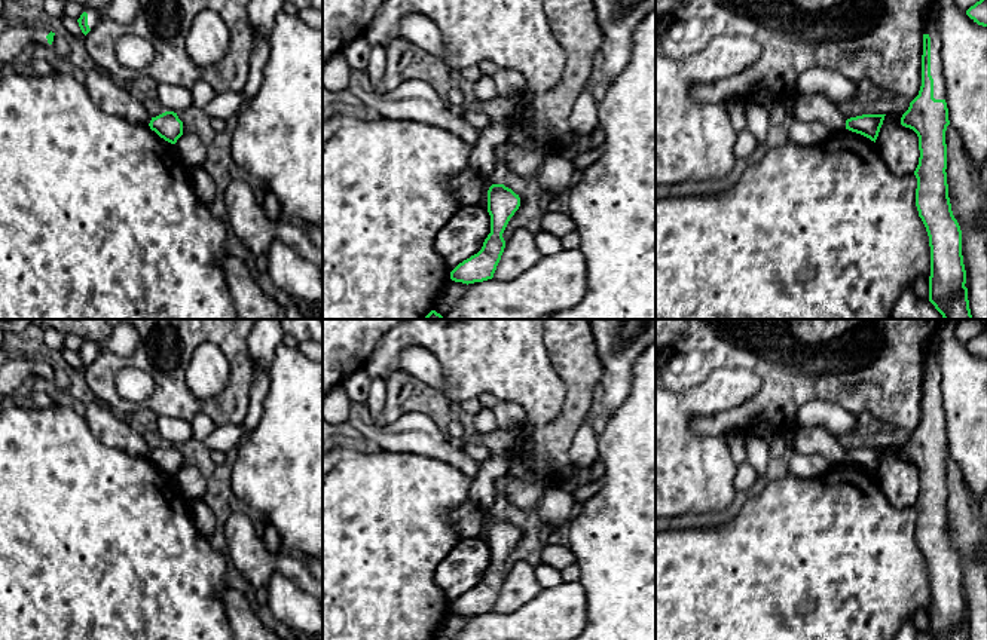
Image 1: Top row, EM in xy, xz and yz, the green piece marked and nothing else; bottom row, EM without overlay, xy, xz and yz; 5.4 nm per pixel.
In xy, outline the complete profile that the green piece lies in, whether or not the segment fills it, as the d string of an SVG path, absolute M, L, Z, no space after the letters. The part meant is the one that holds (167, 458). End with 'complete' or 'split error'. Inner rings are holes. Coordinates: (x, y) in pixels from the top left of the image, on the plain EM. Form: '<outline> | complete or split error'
M165 444L156 450L152 450L149 459L161 471L171 477L175 477L177 472L183 468L183 454L174 444Z | complete

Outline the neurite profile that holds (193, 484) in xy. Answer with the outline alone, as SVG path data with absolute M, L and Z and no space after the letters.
M183 466L175 480L190 502L204 500L207 478L195 466Z

